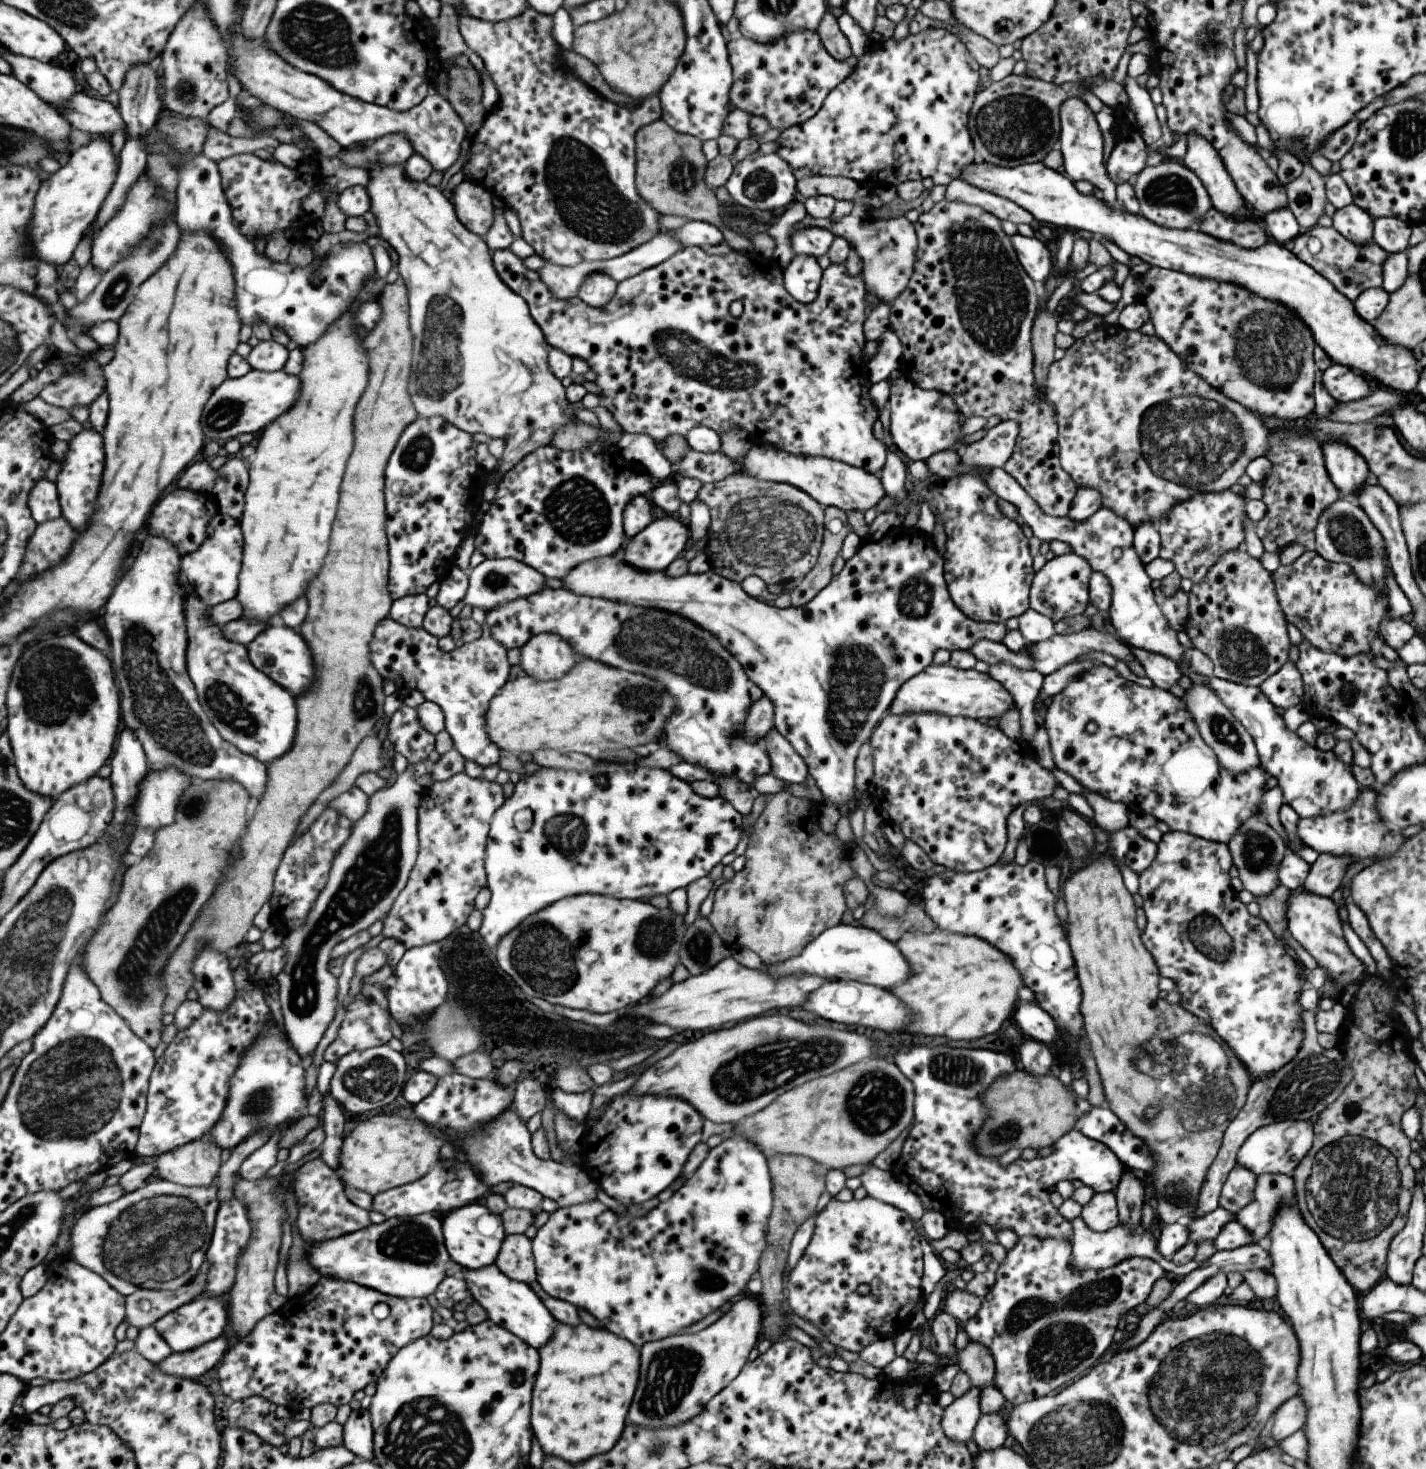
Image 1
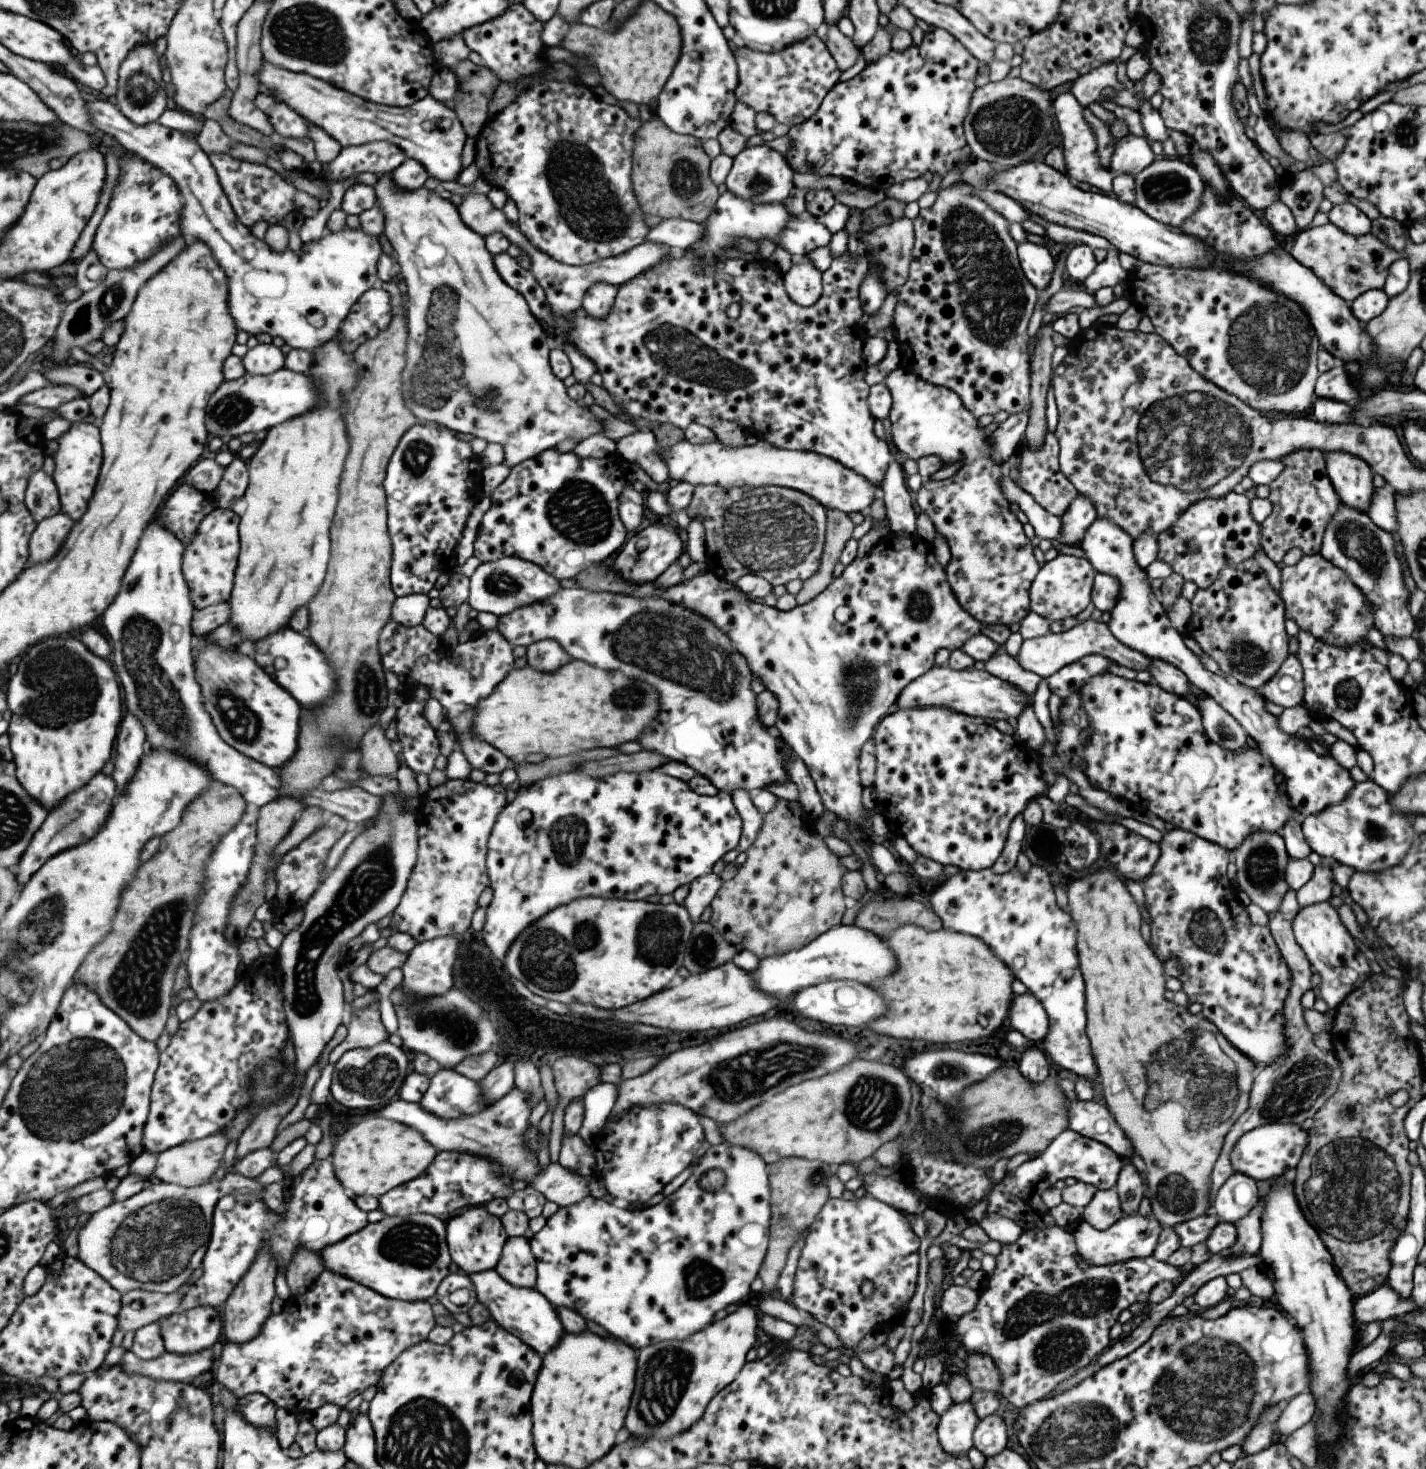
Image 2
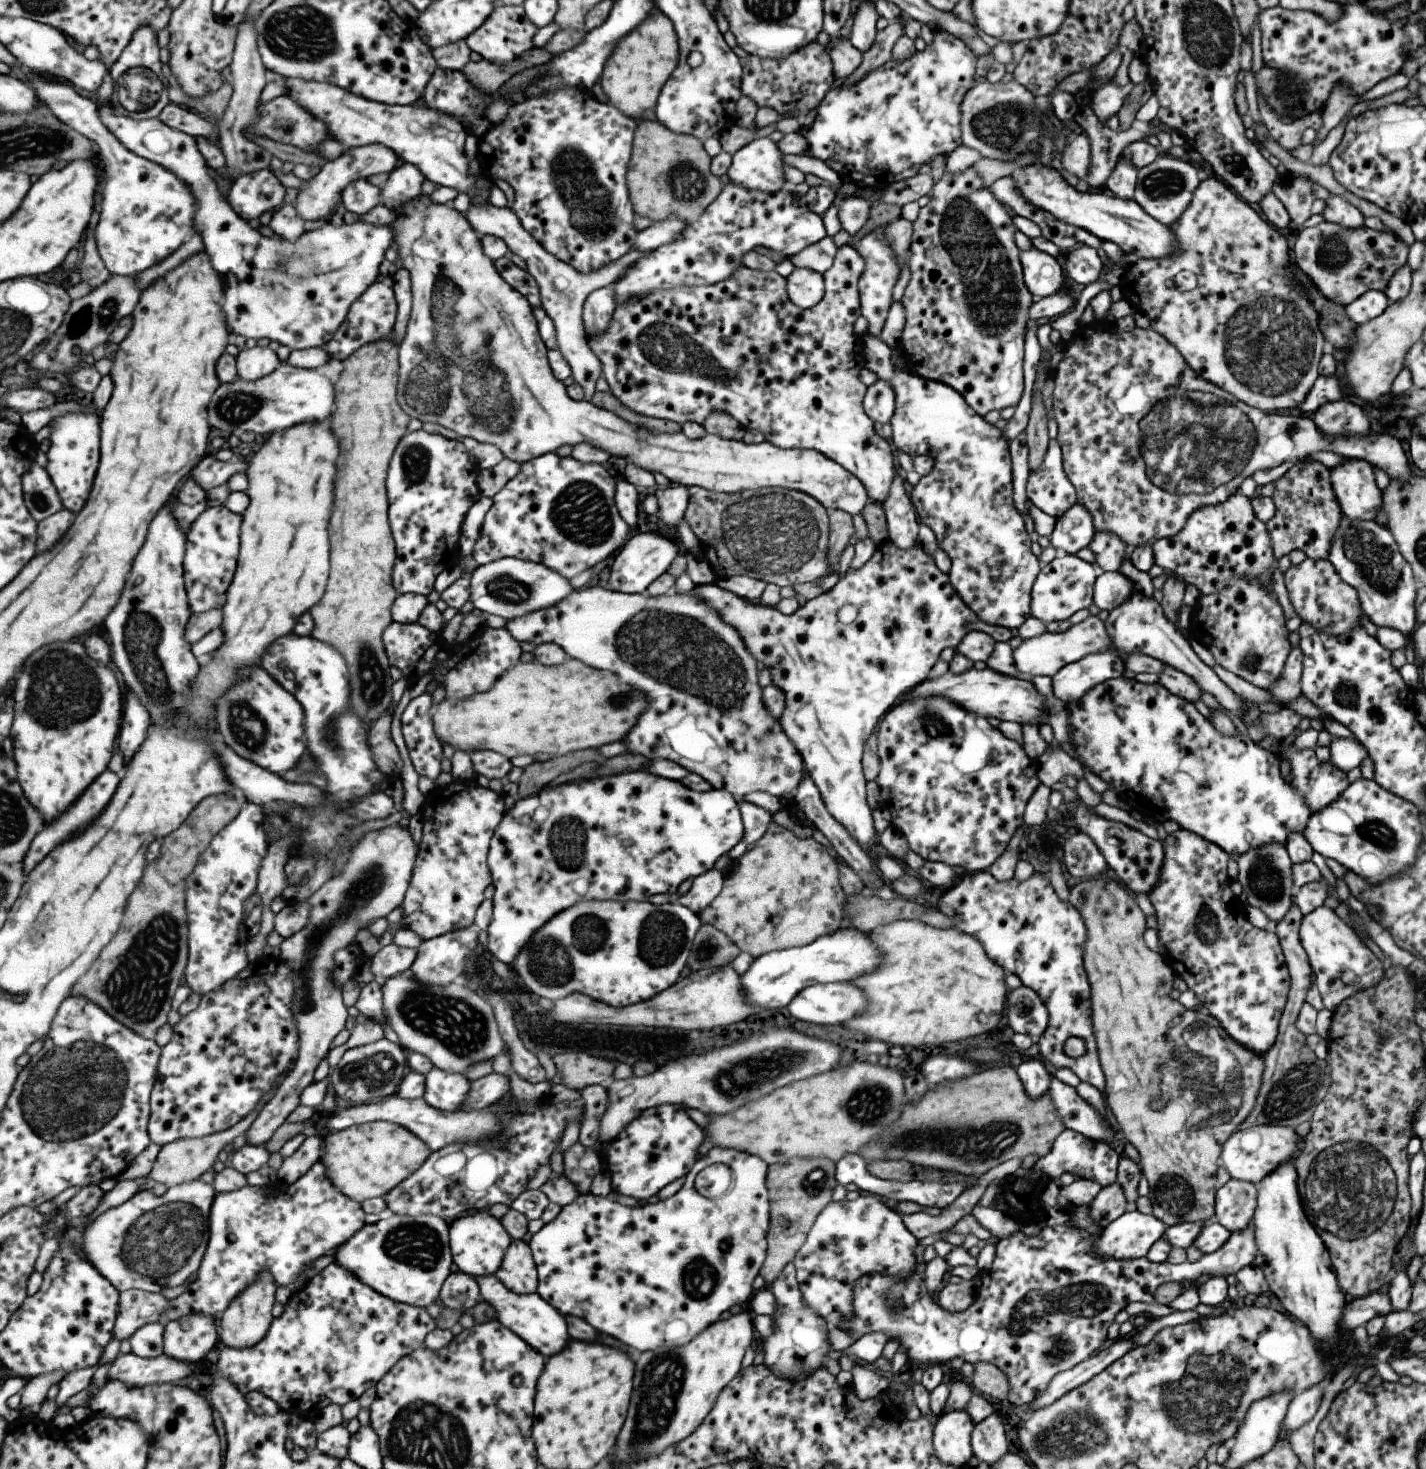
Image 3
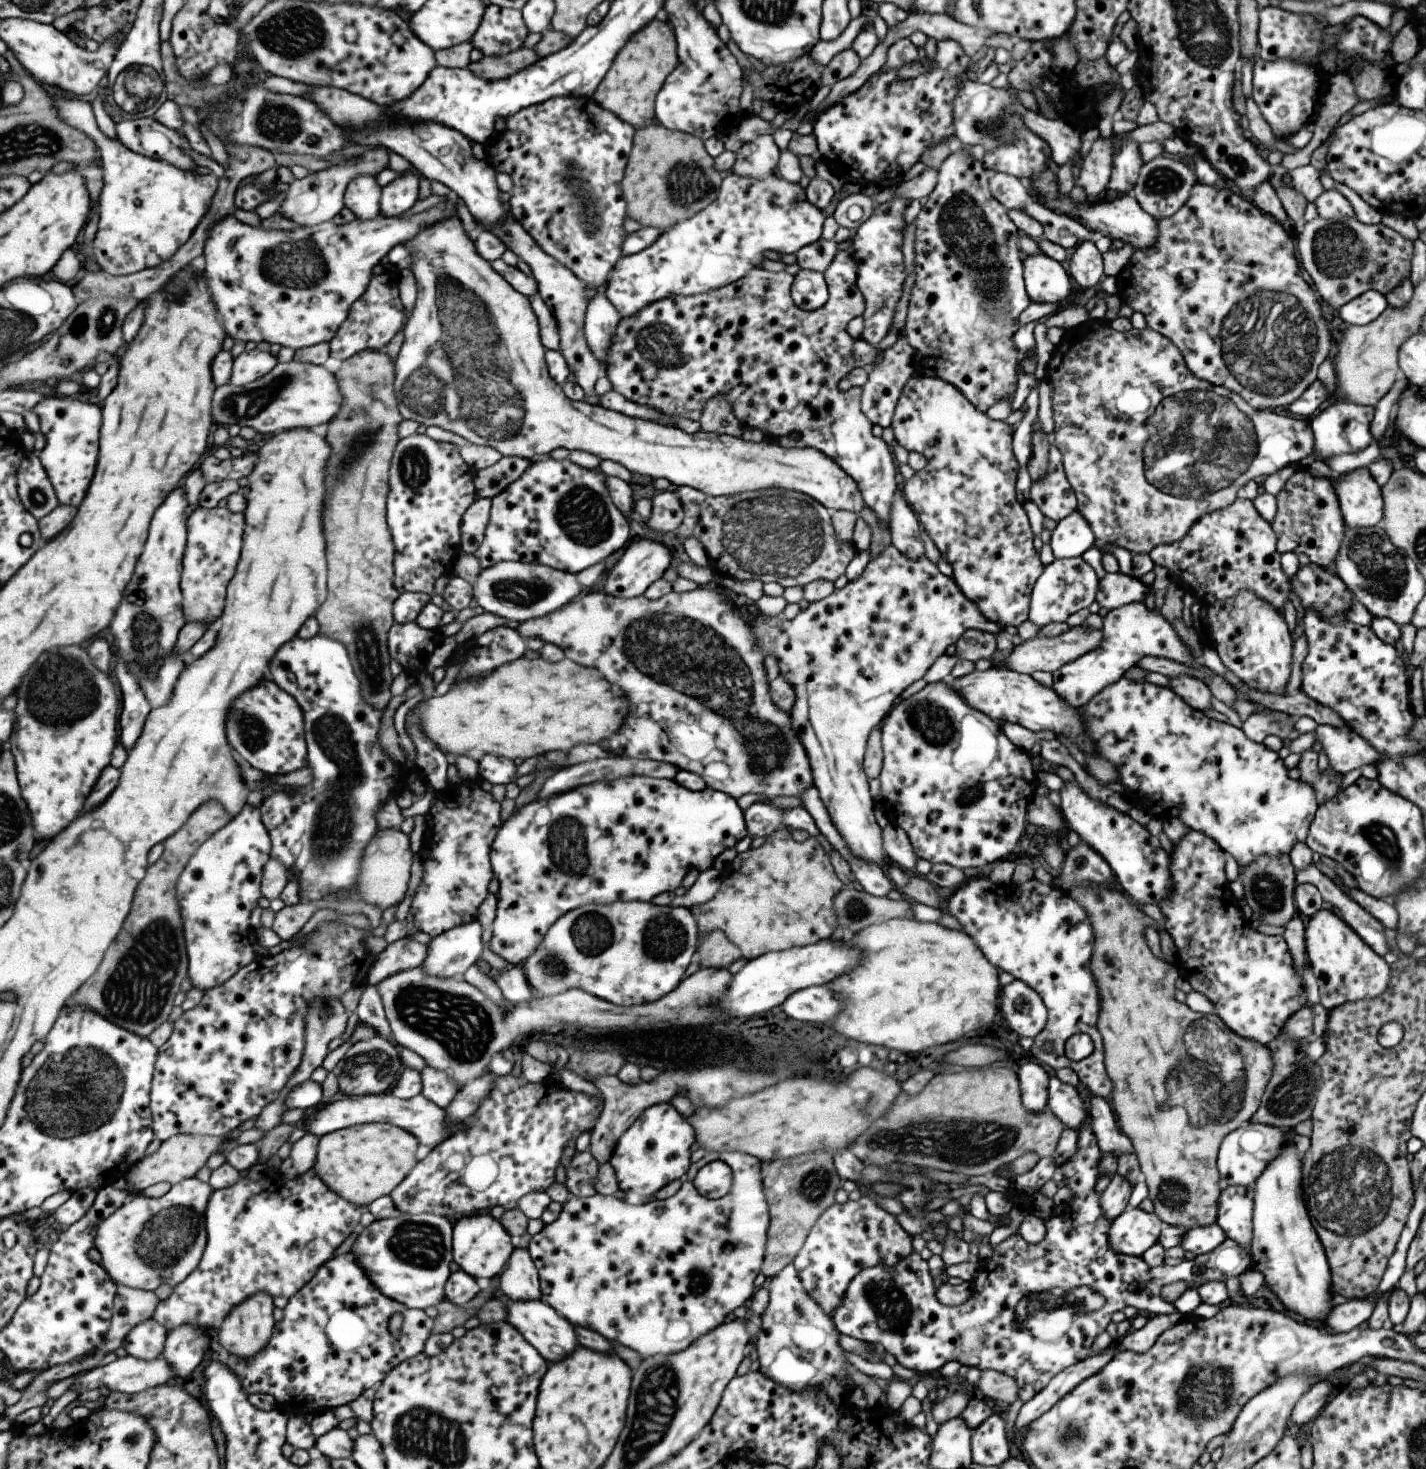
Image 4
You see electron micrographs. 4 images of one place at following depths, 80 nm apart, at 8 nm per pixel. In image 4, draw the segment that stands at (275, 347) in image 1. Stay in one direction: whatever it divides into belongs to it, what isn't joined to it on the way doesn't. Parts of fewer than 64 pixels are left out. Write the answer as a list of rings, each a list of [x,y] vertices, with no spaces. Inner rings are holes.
[[[255,348],[242,352],[234,359],[233,378],[230,383],[233,386],[243,386],[255,382],[267,376],[279,364],[276,356],[266,350]]]

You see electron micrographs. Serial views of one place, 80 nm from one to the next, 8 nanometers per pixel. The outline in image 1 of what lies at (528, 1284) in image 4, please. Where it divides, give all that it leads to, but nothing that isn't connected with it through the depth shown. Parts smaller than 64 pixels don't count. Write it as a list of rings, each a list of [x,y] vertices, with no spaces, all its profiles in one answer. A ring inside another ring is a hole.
[[[531,1234],[508,1235],[496,1266],[511,1280],[523,1284],[538,1282],[538,1267],[536,1266]]]

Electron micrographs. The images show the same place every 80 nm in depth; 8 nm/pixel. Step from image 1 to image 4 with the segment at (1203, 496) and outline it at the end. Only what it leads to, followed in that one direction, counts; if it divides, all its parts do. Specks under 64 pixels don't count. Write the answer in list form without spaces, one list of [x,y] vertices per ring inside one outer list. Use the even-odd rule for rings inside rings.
[[[1236,497],[1229,506],[1196,518],[1179,540],[1159,543],[1148,555],[1155,565],[1167,568],[1172,580],[1187,584],[1196,600],[1204,605],[1234,597],[1245,589],[1272,604],[1282,614],[1290,586],[1288,577],[1279,567],[1280,554],[1275,545],[1275,533],[1257,514],[1252,501]]]

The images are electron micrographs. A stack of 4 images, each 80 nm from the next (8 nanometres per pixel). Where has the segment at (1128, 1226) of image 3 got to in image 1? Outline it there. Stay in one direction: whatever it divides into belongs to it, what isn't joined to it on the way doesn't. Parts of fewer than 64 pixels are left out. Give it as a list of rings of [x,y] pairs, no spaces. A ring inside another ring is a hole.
[[[1080,1217],[1075,1218],[1070,1222],[1072,1236],[1071,1242],[1071,1266],[1077,1268],[1077,1270],[1102,1270],[1115,1266],[1123,1260],[1130,1257],[1142,1257],[1157,1262],[1165,1272],[1172,1272],[1177,1278],[1184,1277],[1189,1272],[1192,1272],[1198,1266],[1201,1266],[1203,1262],[1196,1263],[1193,1260],[1185,1263],[1184,1265],[1177,1266],[1167,1261],[1160,1256],[1156,1248],[1156,1234],[1151,1232],[1150,1228],[1145,1228],[1143,1224],[1139,1224],[1135,1230],[1127,1230],[1125,1226],[1115,1226],[1107,1232],[1099,1233],[1094,1232],[1091,1228],[1083,1223]]]

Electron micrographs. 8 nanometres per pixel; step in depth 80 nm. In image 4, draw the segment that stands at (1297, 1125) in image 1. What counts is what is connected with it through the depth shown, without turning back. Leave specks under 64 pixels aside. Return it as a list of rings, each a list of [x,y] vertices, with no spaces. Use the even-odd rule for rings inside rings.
[[[1246,1123],[1223,1137],[1216,1154],[1216,1167],[1223,1185],[1252,1186],[1265,1167],[1286,1146],[1288,1132],[1264,1125],[1263,1123]]]

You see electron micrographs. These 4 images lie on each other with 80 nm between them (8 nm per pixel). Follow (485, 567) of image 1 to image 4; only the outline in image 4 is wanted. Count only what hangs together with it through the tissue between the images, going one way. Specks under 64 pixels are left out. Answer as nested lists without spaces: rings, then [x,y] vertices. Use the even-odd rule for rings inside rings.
[[[501,561],[494,567],[484,568],[472,585],[474,598],[485,612],[519,623],[547,616],[563,608],[569,601],[574,601],[584,587],[577,582],[573,573],[523,561]]]

